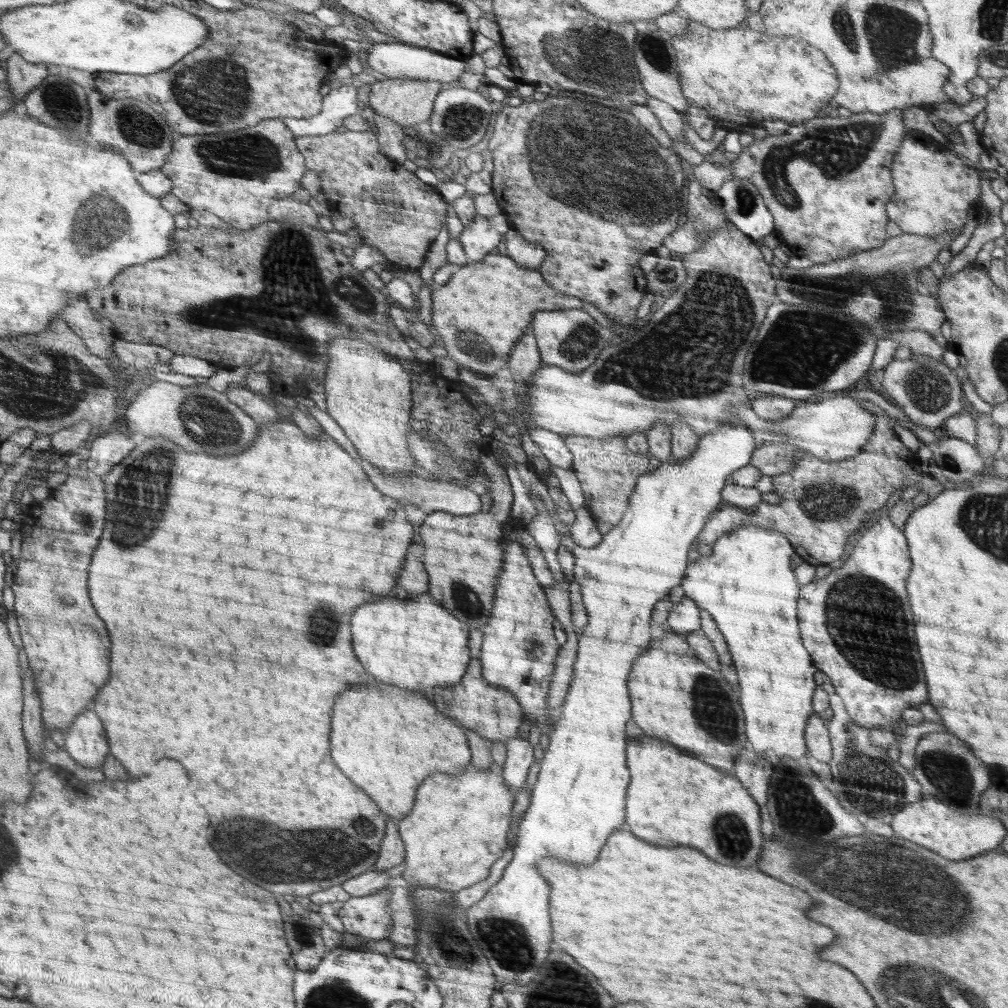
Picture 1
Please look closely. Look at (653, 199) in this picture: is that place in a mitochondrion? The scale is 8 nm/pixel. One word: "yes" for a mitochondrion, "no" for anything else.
yes

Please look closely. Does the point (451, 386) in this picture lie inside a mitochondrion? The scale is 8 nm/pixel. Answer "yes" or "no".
no

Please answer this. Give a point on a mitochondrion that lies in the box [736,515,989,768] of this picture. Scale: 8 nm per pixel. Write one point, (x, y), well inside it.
(865, 619)

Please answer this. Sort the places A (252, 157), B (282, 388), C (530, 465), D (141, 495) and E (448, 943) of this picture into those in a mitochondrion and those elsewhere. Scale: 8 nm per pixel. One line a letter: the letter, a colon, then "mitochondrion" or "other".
A: mitochondrion
B: other
C: other
D: mitochondrion
E: mitochondrion

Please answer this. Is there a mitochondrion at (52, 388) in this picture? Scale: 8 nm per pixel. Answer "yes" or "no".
yes

